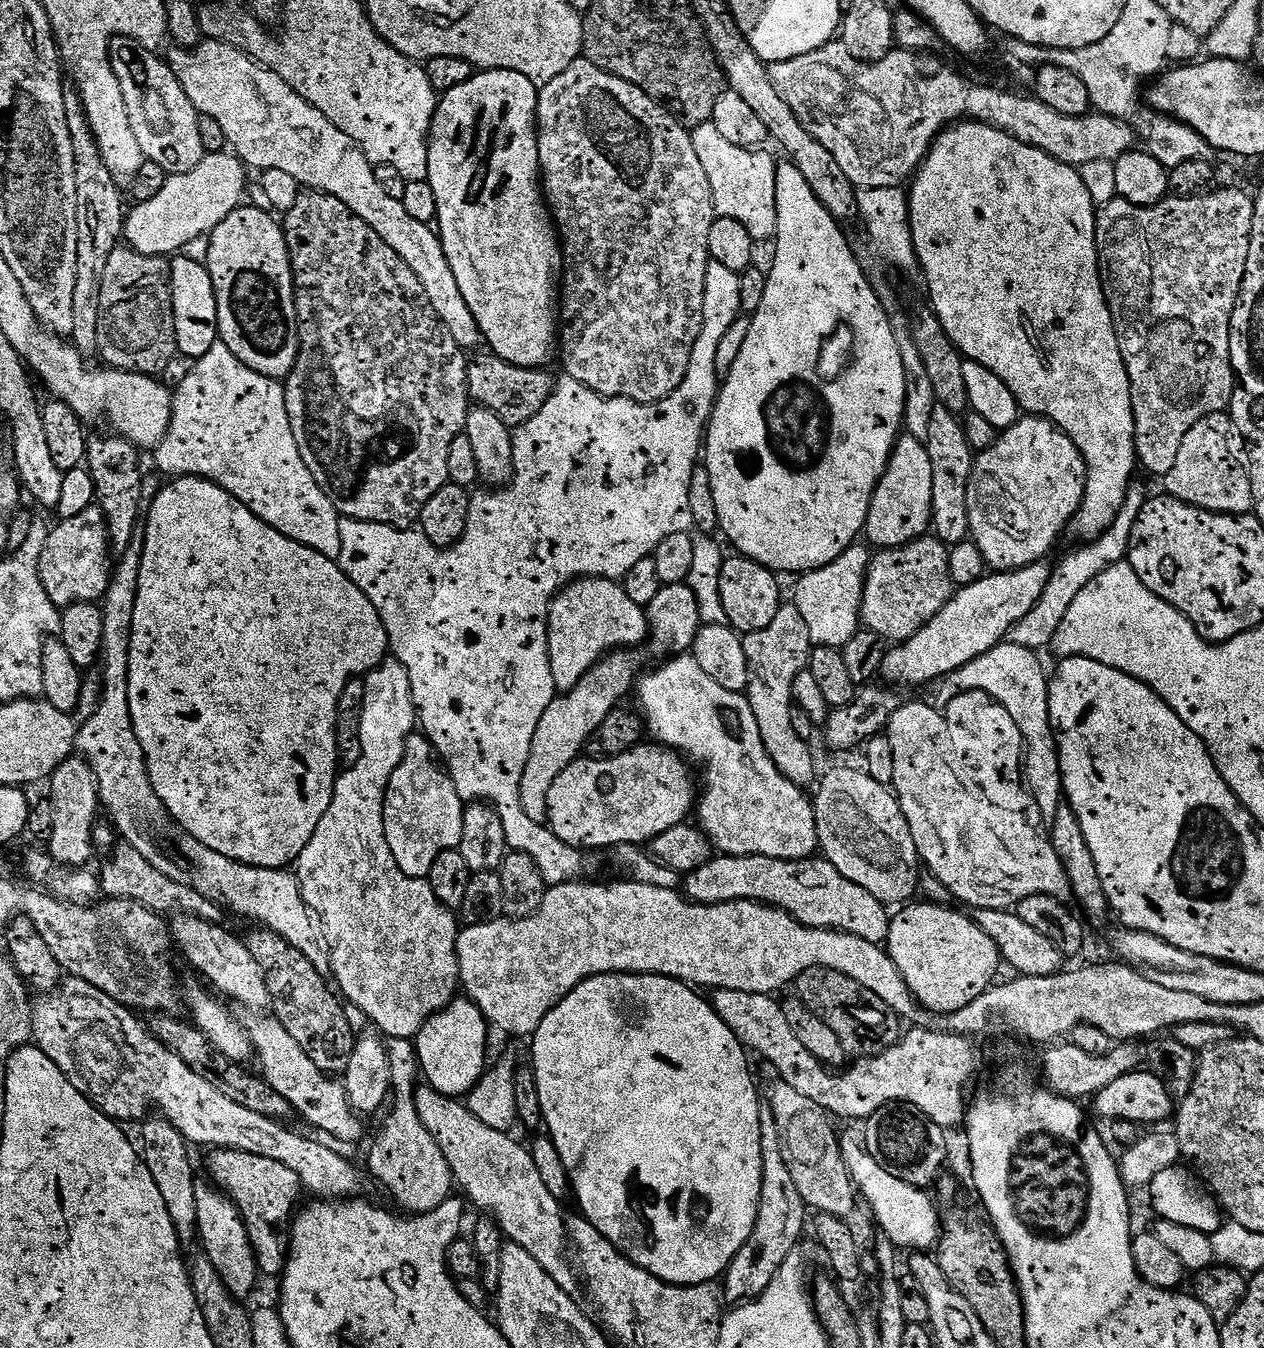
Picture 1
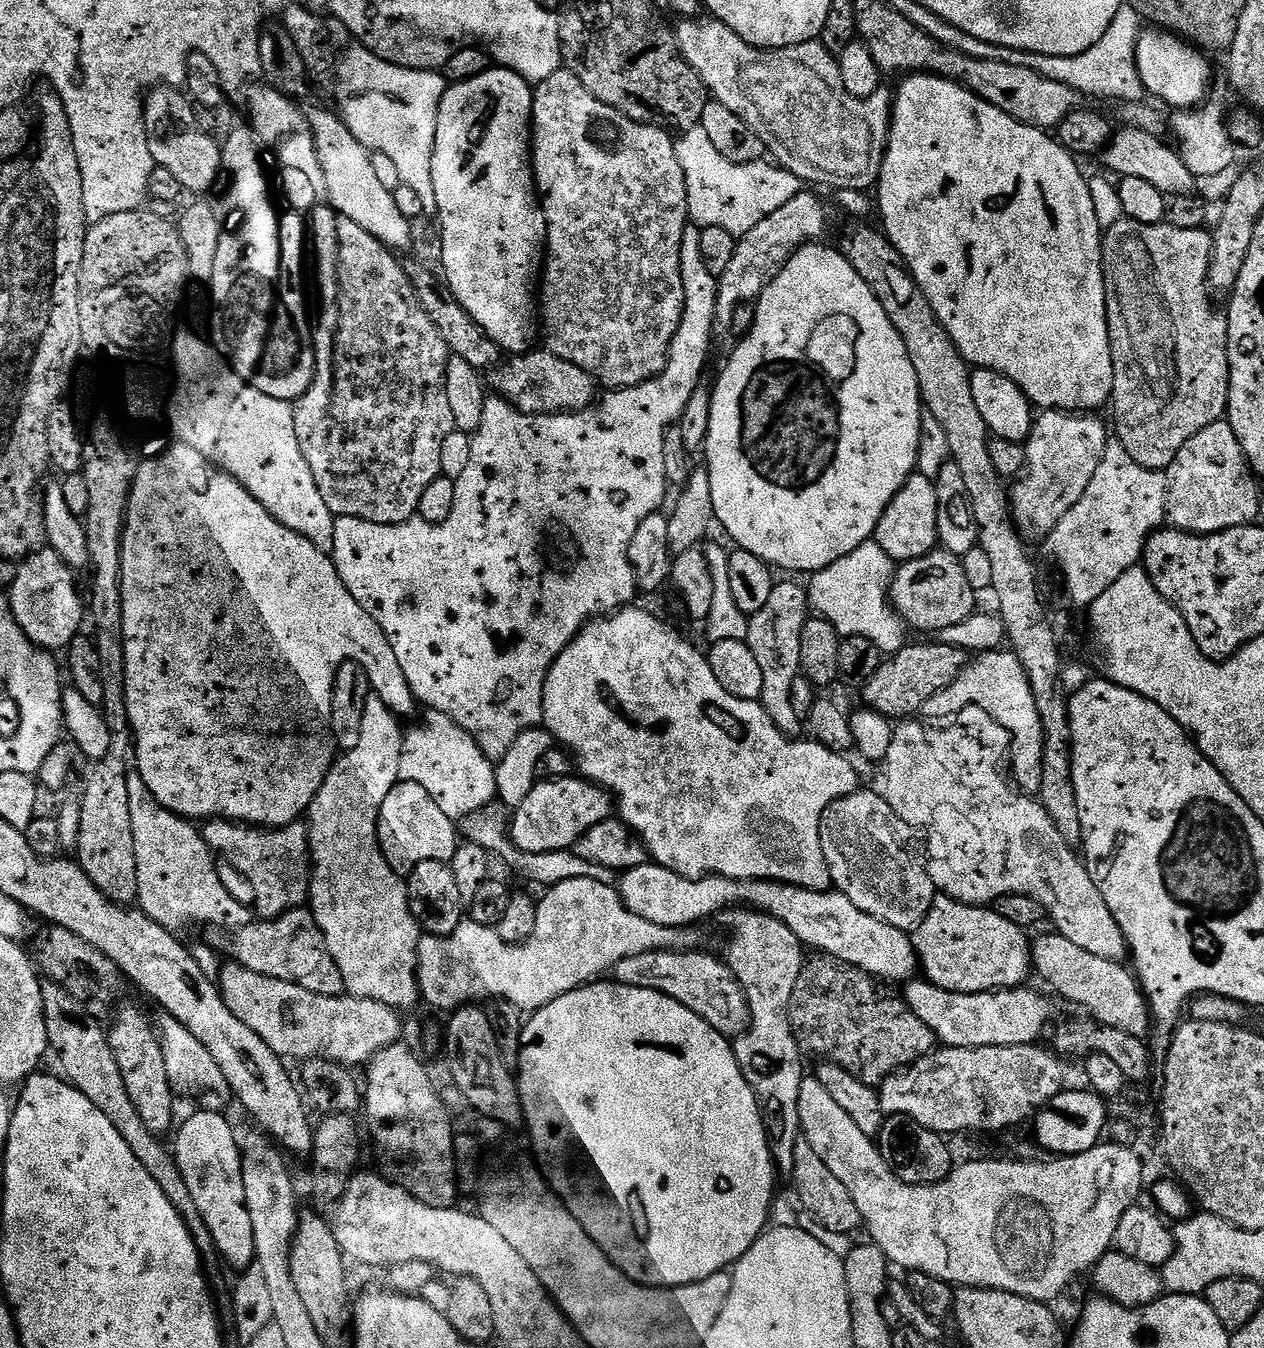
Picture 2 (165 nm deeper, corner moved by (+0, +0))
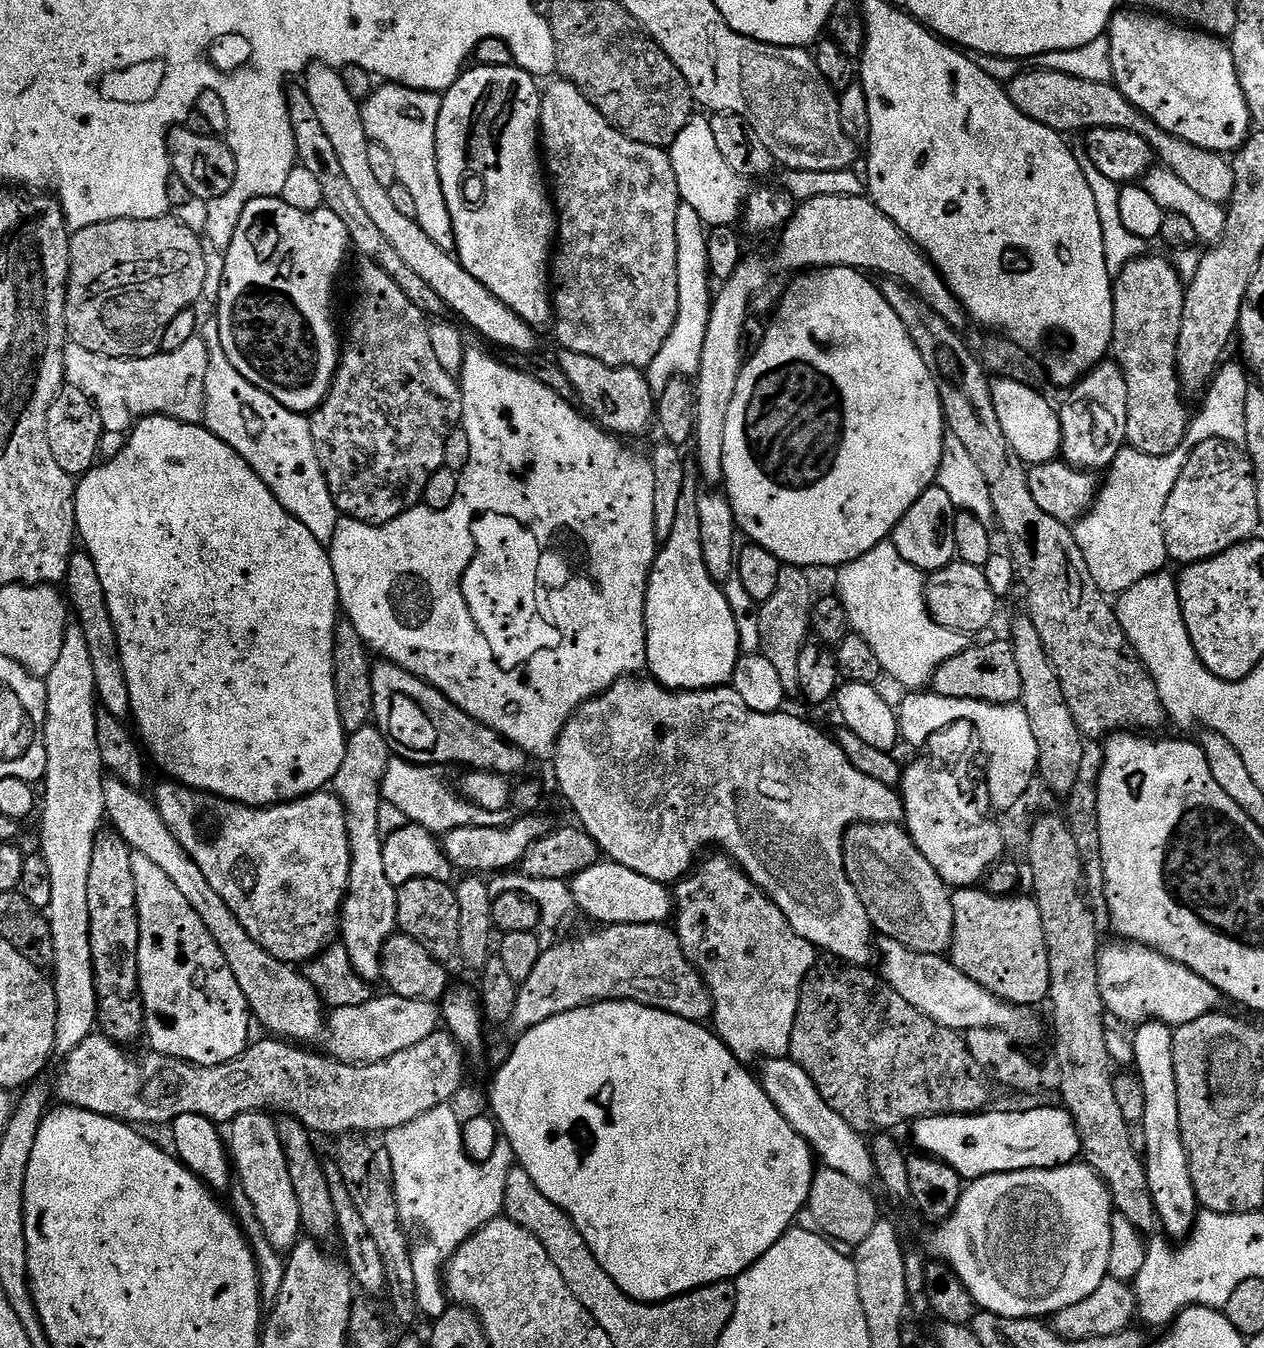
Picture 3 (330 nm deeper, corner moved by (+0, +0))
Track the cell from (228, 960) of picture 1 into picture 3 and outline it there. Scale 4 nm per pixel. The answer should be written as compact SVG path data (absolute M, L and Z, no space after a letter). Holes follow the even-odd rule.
M383 995L362 1006L342 1006L327 1017L327 1051L336 1059L344 1064L373 1064L398 1054L398 1050L410 1050L410 1046L430 1038L441 1027L441 1011L433 1001Z

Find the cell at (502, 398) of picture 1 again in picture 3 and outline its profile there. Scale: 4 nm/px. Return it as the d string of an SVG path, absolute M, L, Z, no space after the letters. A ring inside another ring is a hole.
M561 351L558 363L562 366L570 386L574 386L583 411L595 420L601 428L620 438L640 436L648 427L653 427L657 397L648 384L647 375L639 368L611 368L598 358L586 354Z

